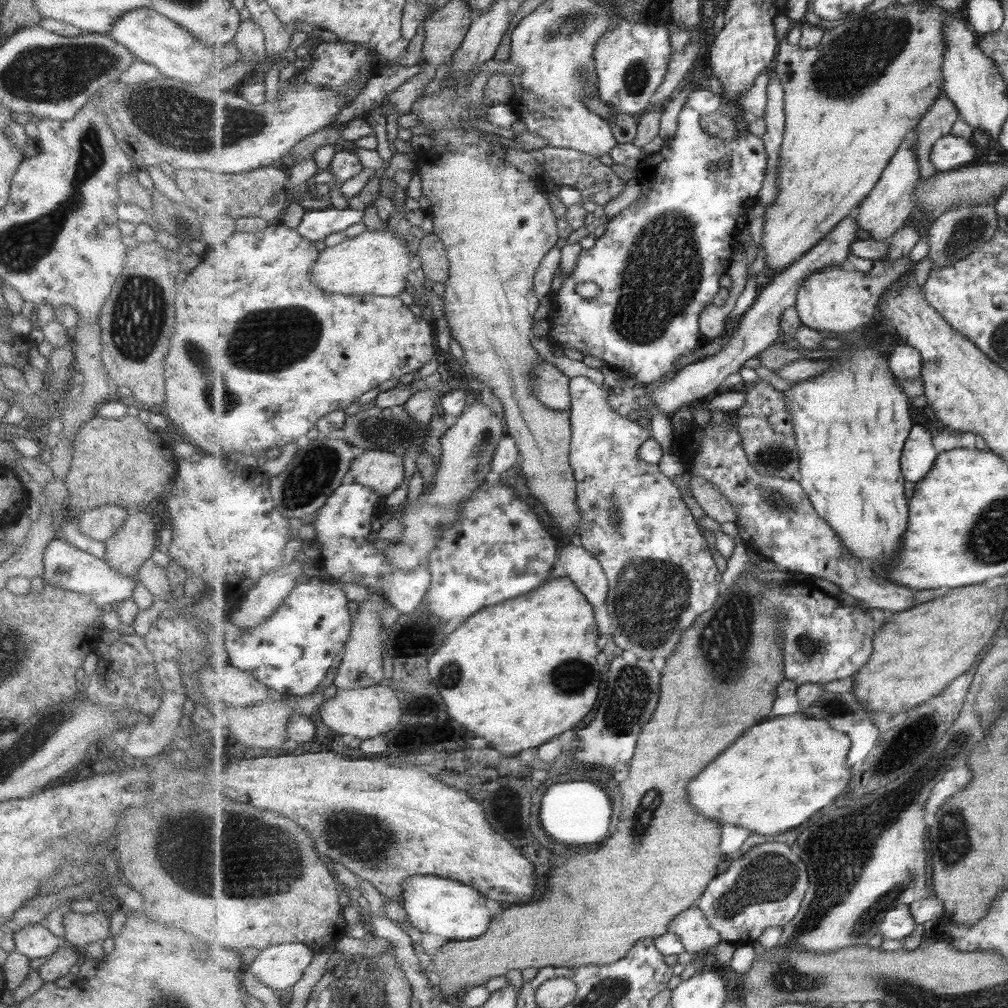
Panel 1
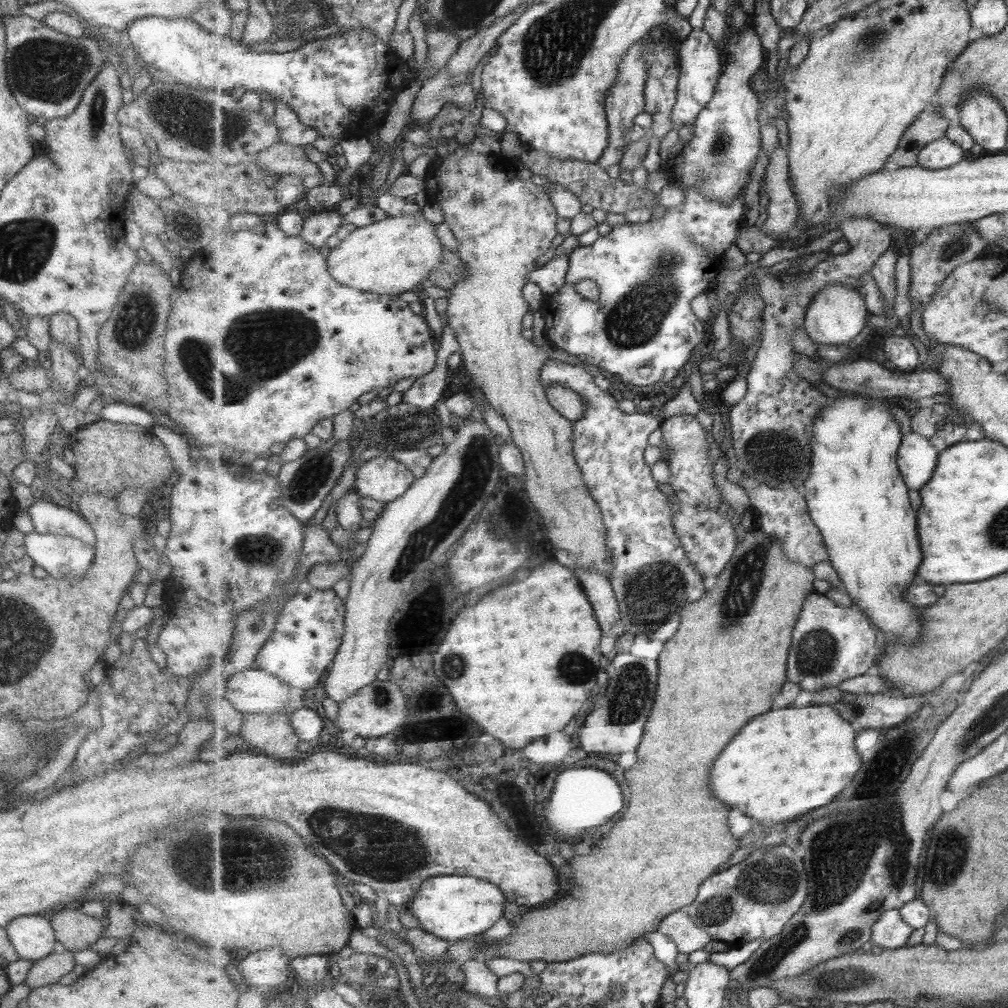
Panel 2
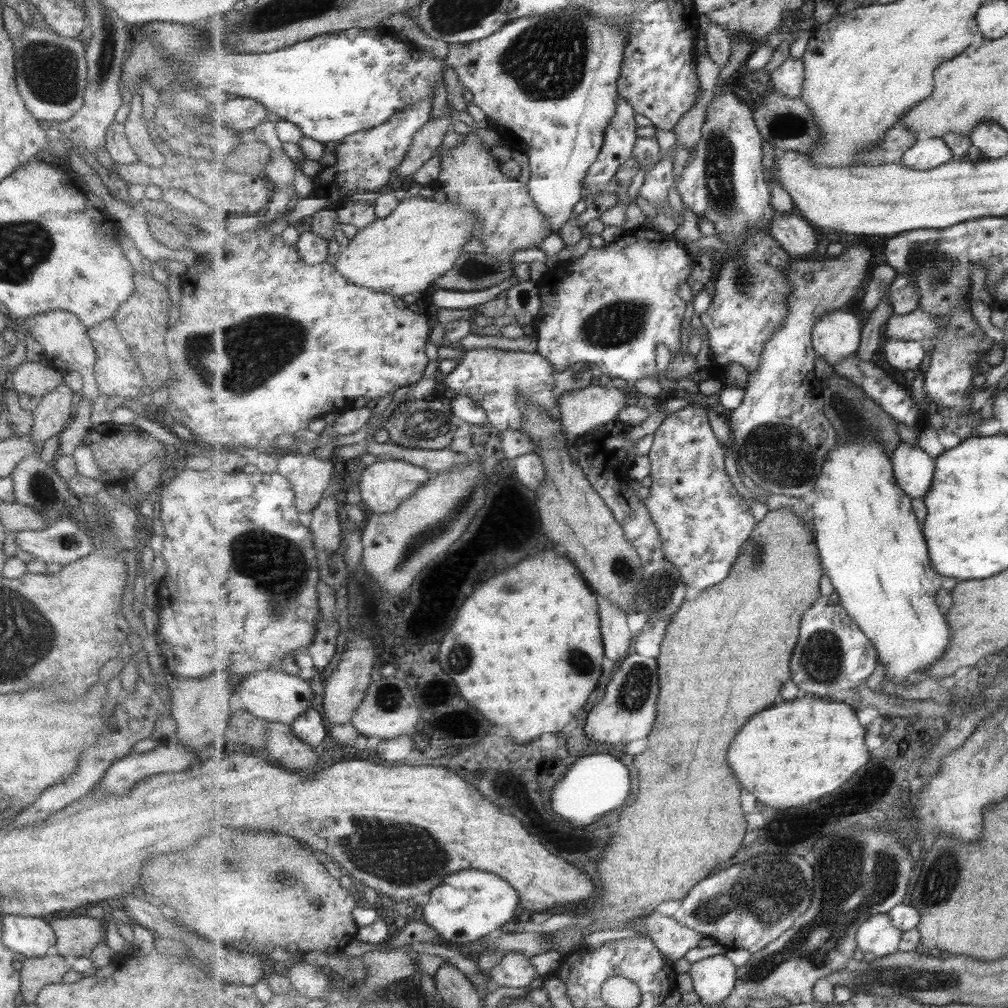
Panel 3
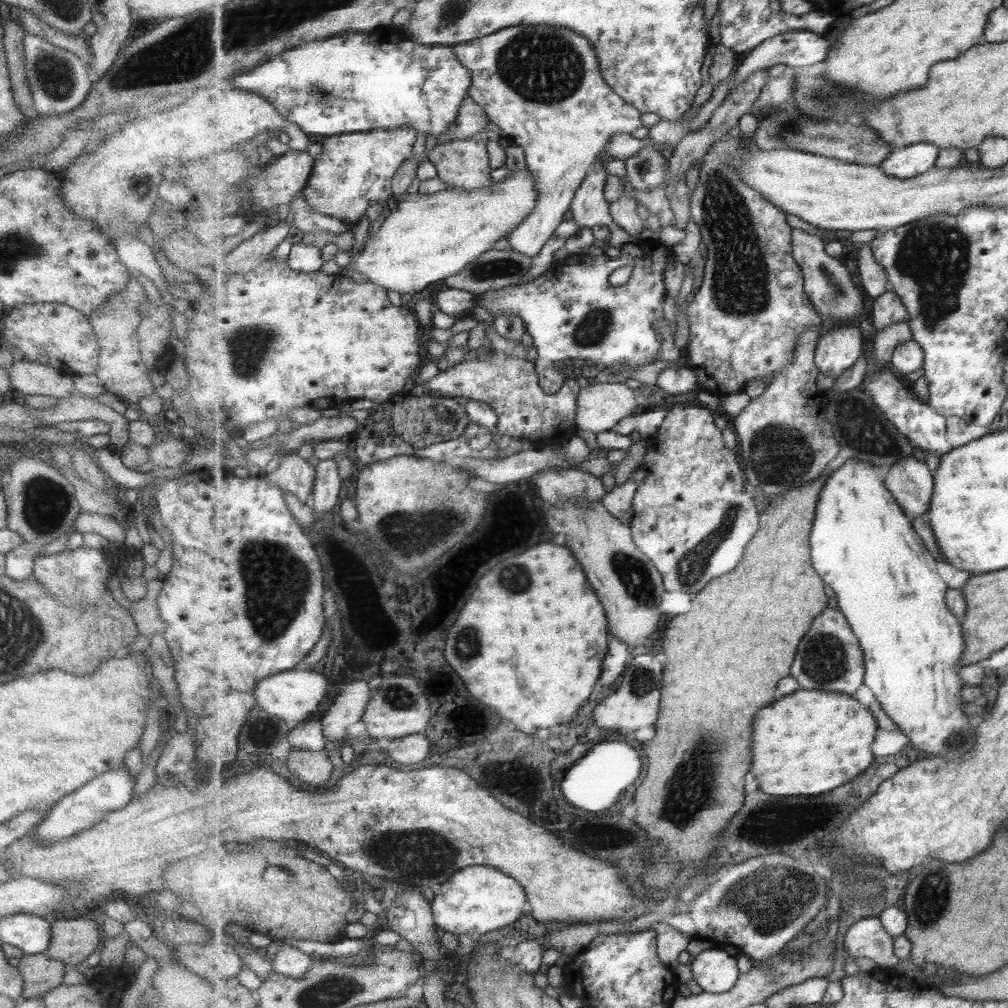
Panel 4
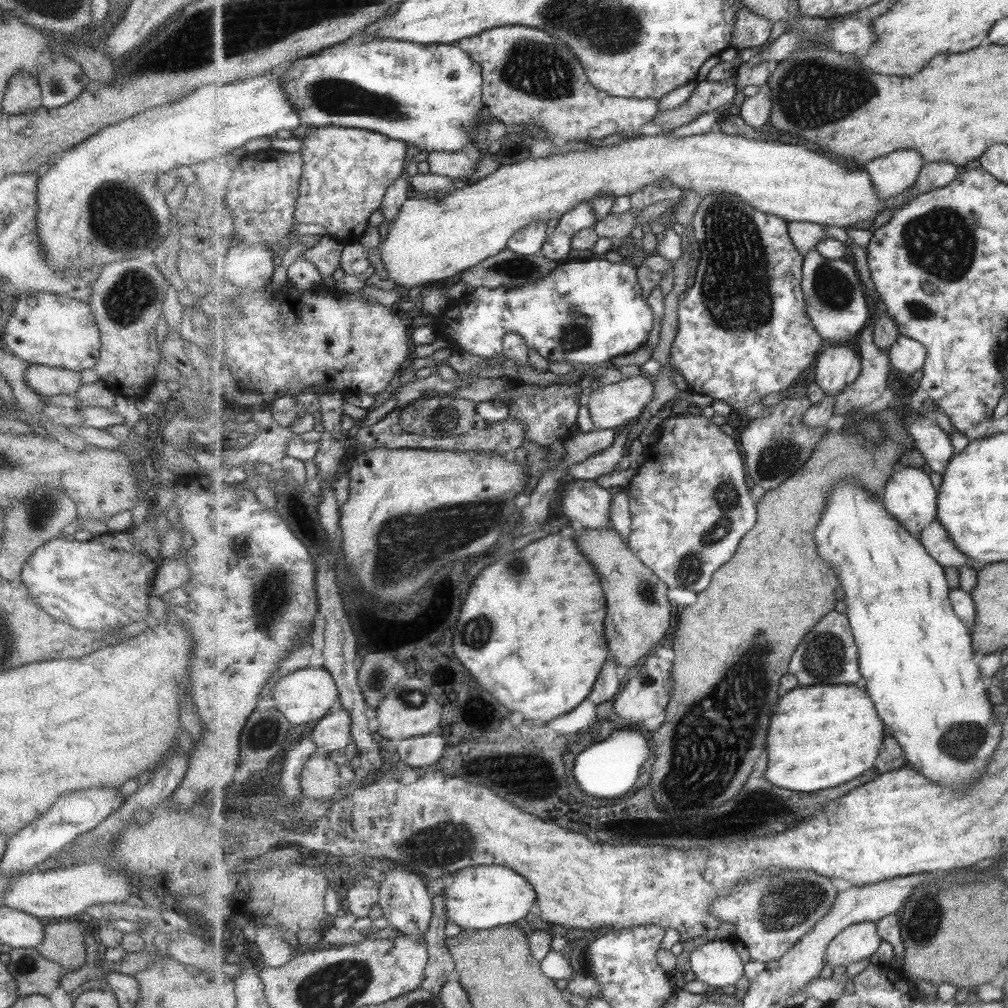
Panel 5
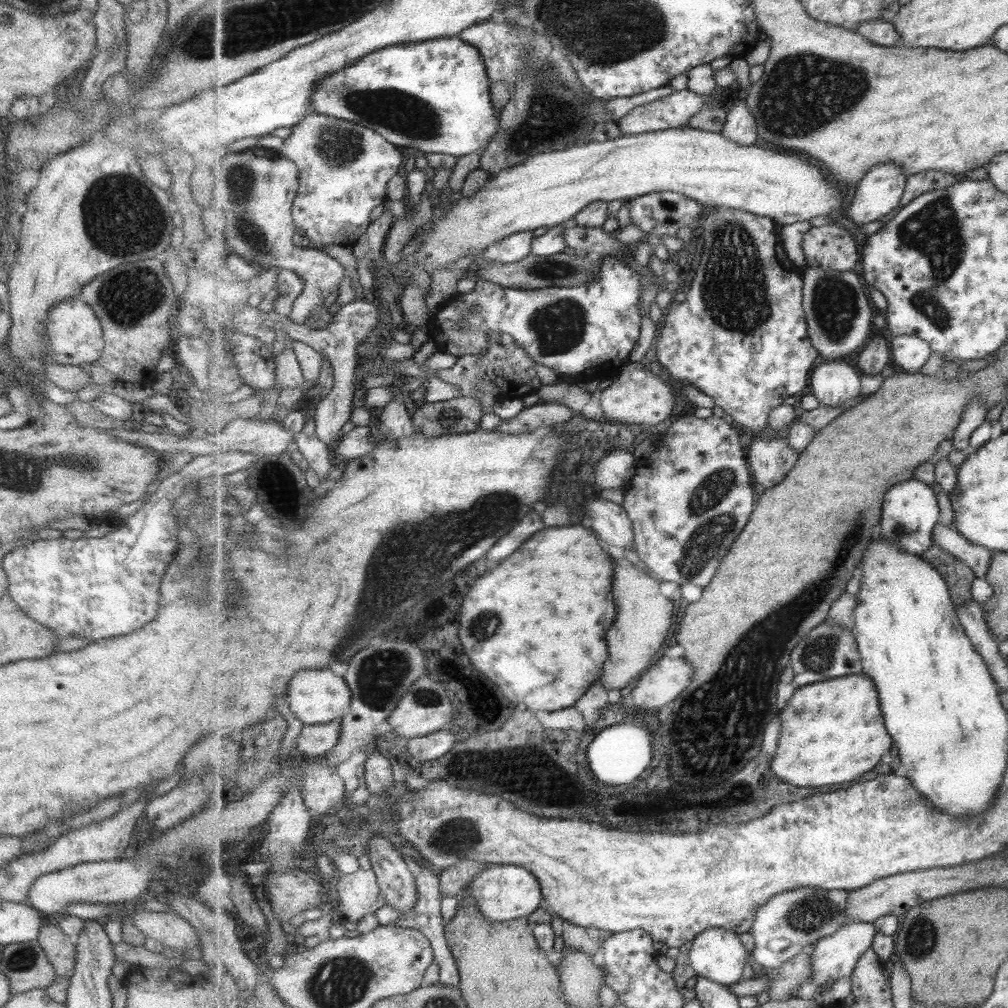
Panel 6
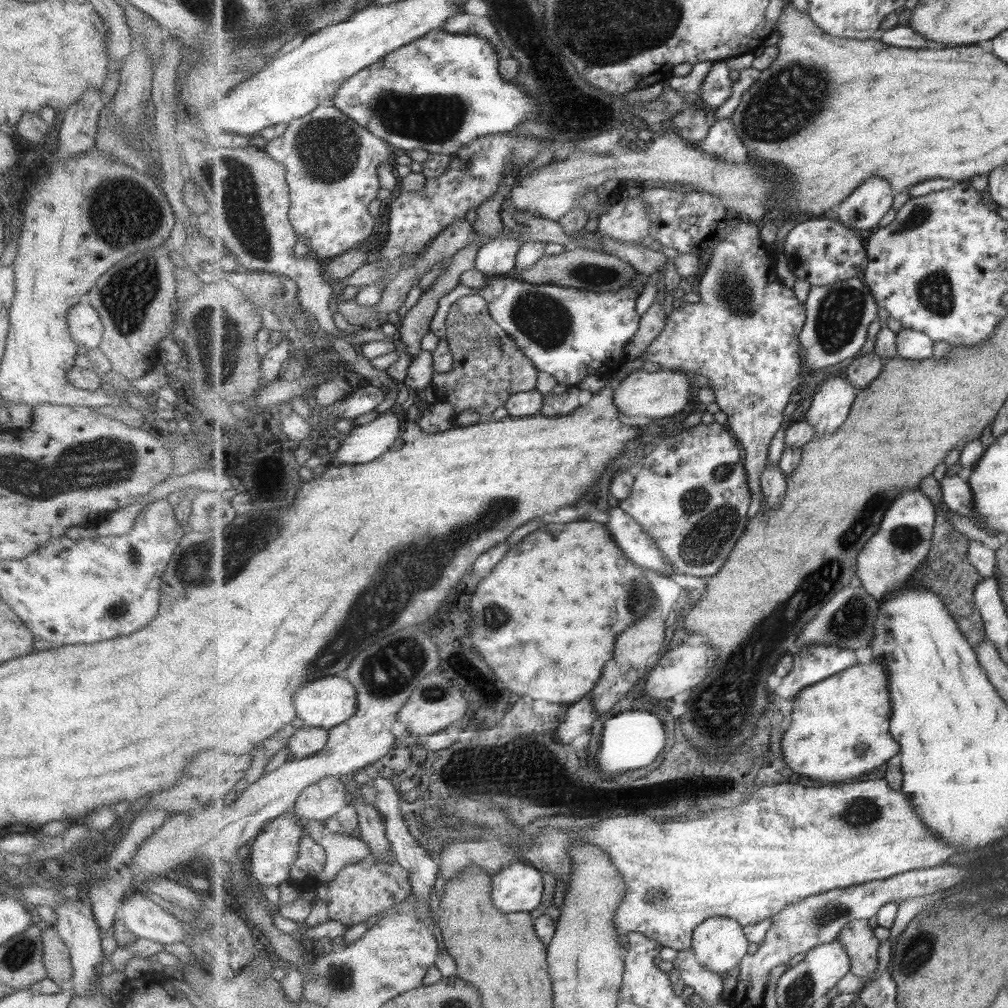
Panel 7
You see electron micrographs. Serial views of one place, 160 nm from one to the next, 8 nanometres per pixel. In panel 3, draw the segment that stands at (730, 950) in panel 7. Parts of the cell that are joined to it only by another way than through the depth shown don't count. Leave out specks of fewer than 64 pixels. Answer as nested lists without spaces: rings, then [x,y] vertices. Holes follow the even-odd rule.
[[[725,953],[694,962],[689,973],[701,1004],[719,1004],[736,989],[738,967]]]

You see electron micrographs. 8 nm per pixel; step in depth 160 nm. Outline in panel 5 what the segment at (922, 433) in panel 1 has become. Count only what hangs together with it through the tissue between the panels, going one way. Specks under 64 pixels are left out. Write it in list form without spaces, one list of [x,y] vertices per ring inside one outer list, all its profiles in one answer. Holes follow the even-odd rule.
[[[912,466],[902,467],[891,477],[888,485],[883,490],[881,501],[885,508],[892,514],[913,536],[921,536],[921,532],[930,524],[938,520],[939,513],[939,489],[933,484],[931,474],[926,474],[921,468],[913,468]]]

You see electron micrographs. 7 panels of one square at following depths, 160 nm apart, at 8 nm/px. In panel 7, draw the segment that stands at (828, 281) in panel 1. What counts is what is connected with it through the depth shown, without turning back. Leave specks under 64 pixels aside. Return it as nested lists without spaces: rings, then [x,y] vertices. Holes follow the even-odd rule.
[[[833,376],[826,378],[821,386],[816,386],[811,406],[801,417],[804,417],[809,424],[814,426],[814,430],[816,430],[815,437],[833,434],[847,422],[858,392],[859,390],[854,388],[848,378]]]

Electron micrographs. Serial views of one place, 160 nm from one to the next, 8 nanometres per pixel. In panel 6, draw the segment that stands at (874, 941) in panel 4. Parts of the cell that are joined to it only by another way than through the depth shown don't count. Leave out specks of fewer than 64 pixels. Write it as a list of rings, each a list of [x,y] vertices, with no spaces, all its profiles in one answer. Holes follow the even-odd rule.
[[[849,921],[844,928],[839,929],[833,936],[822,938],[814,946],[812,952],[813,978],[811,981],[814,982],[815,987],[821,988],[826,984],[835,984],[843,978],[850,977],[864,952],[872,947],[877,933],[876,926],[872,922]]]

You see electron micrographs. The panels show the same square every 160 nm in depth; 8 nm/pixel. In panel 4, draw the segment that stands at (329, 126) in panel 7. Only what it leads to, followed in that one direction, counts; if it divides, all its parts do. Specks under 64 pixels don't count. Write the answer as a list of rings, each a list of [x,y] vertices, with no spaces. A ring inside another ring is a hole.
[[[412,126],[324,138],[322,153],[315,159],[309,182],[302,190],[306,204],[314,213],[334,217],[352,231],[376,200],[385,205],[390,203],[392,180],[401,165],[413,155],[415,140],[417,131]]]

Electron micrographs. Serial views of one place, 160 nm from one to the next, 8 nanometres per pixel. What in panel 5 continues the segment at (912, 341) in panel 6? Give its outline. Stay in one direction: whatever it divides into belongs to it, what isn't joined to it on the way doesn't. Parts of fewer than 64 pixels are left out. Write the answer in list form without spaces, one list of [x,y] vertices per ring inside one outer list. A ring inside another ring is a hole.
[[[900,335],[897,342],[891,346],[891,363],[902,374],[913,376],[915,372],[923,370],[927,359],[925,345],[913,338]]]

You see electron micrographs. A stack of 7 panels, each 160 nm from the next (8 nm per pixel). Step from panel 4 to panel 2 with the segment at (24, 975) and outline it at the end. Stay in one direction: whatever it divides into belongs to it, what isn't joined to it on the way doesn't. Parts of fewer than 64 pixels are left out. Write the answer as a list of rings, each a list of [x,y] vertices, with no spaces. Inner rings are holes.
[[[60,948],[39,960],[33,961],[31,967],[26,972],[27,976],[25,976],[23,983],[30,990],[59,983],[59,979],[63,974],[71,972],[74,965],[73,952]]]

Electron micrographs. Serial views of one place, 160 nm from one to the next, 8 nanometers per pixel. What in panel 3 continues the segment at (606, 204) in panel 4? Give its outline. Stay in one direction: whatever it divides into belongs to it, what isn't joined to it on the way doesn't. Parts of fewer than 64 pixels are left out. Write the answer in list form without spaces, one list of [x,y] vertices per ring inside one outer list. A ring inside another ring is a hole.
[[[620,96],[616,117],[606,131],[604,148],[584,180],[583,200],[587,204],[611,189],[611,178],[616,178],[620,166],[632,157],[638,141],[635,114],[631,103]]]

